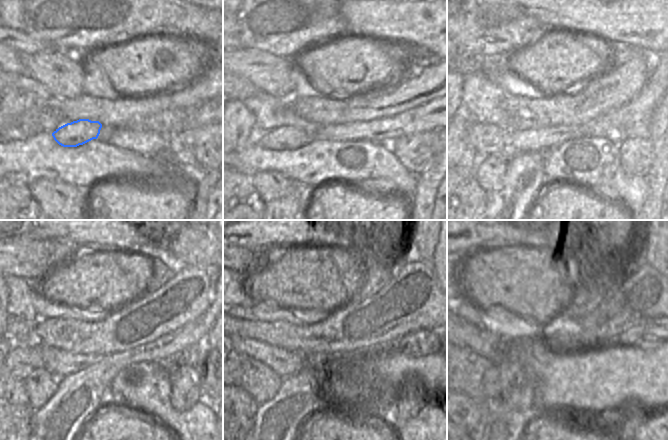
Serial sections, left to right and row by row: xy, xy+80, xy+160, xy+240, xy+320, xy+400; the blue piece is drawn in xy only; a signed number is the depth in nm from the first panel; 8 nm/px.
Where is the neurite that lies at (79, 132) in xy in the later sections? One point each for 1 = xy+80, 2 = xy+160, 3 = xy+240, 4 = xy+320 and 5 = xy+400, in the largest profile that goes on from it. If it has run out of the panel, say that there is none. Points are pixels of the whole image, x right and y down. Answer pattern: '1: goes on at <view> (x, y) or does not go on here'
1: goes on at xy+80 (285, 137)
2: goes on at xy+160 (485, 140)
3: goes on at xy+240 (22, 360)
4: goes on at xy+320 (243, 356)
5: does not go on here

